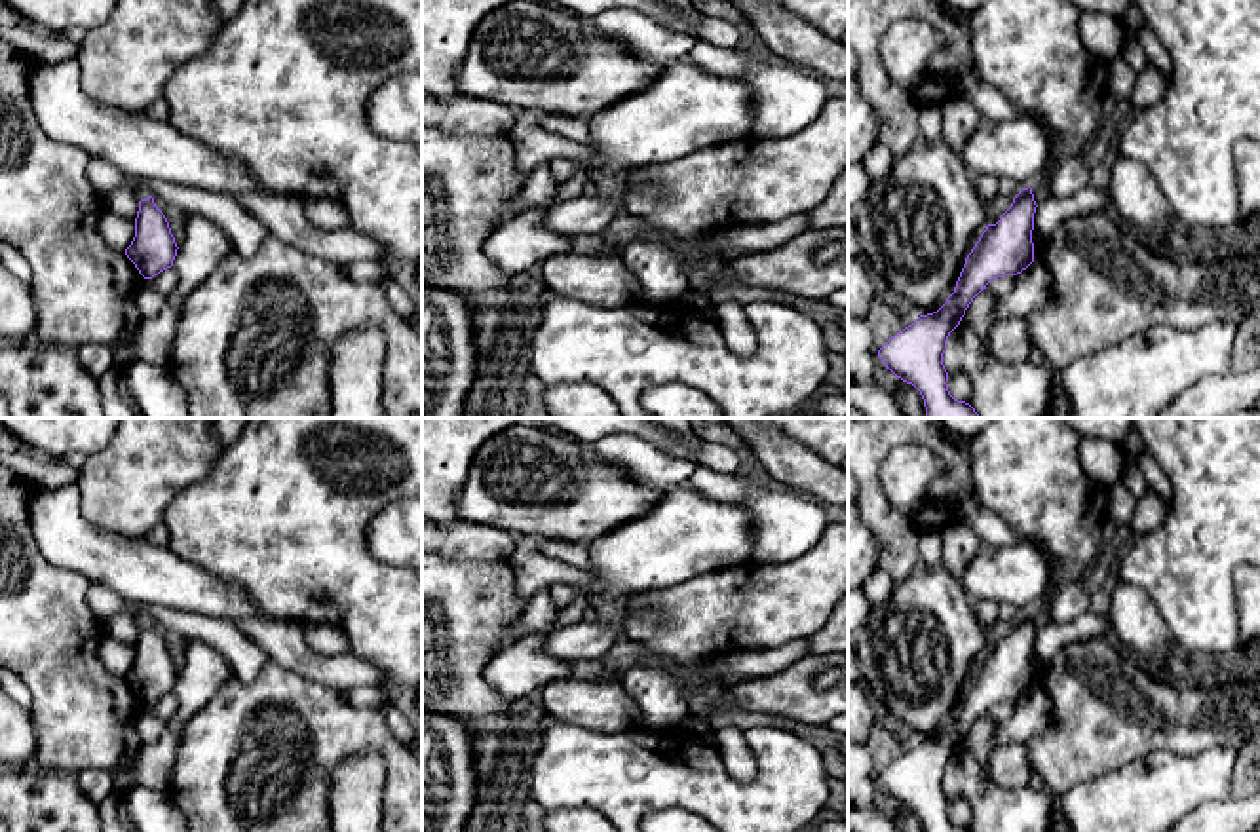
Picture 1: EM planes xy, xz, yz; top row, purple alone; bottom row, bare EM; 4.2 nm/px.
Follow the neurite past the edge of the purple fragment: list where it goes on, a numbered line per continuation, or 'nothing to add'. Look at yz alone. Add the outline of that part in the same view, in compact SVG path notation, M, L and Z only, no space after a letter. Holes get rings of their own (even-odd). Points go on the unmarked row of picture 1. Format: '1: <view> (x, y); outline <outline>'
1: yz (1017, 574); outline M984 543L962 576L971 604L1011 604L1021 615L1049 585L1049 566L1030 543L992 547Z

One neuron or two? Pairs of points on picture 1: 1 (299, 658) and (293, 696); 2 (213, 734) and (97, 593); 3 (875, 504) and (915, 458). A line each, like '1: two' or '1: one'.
1: two
2: two
3: two

